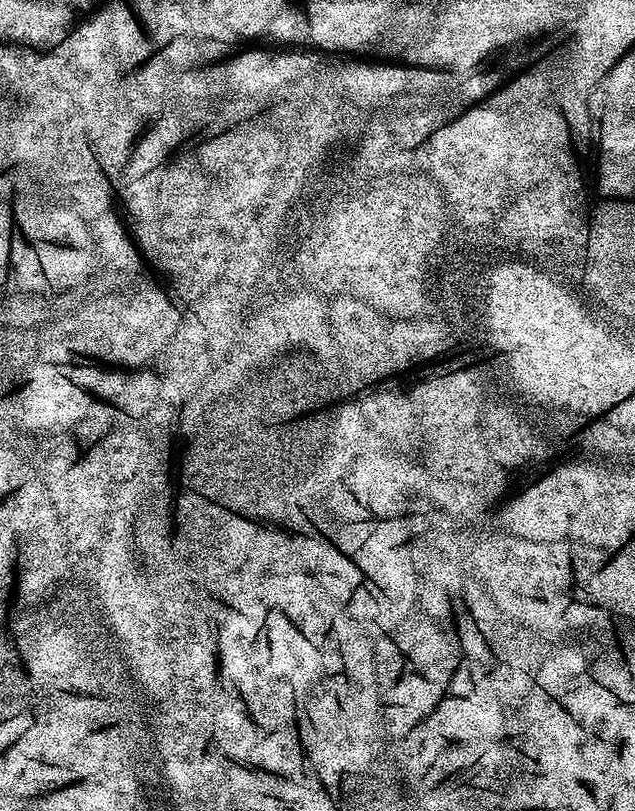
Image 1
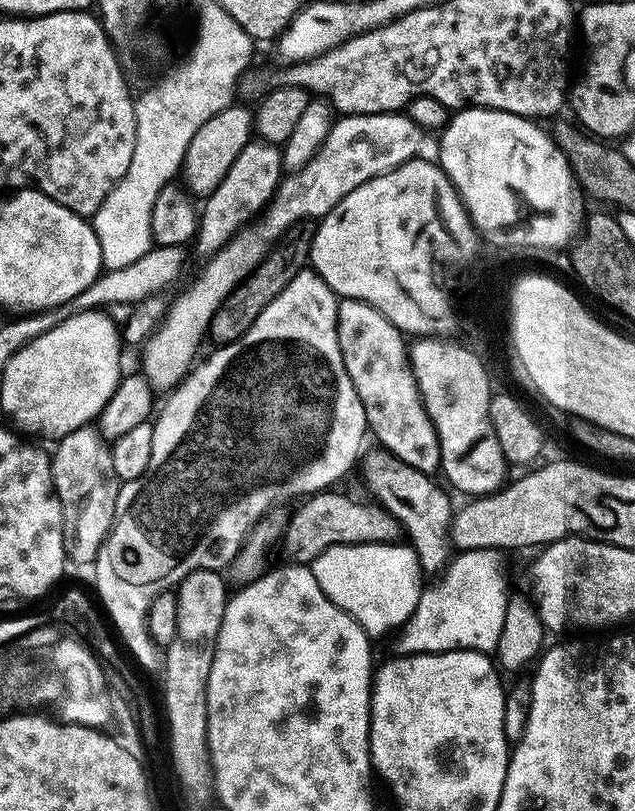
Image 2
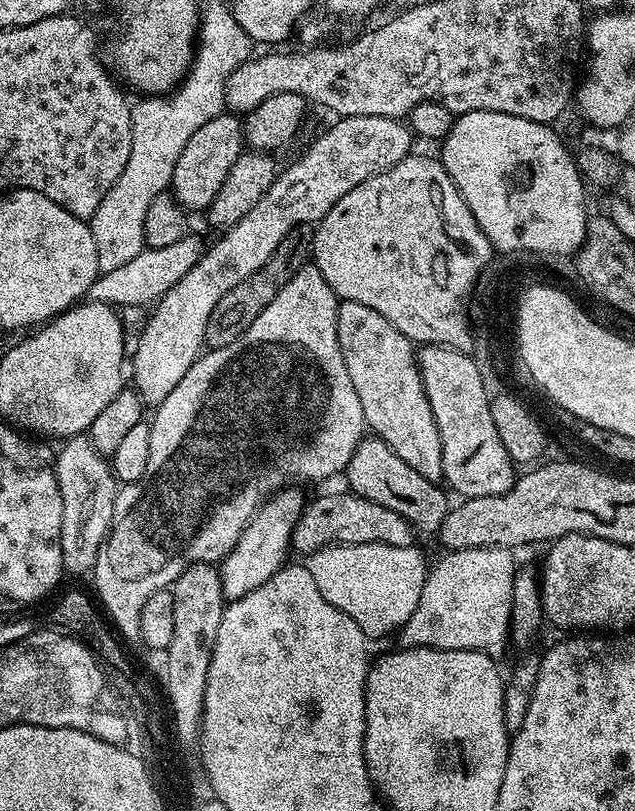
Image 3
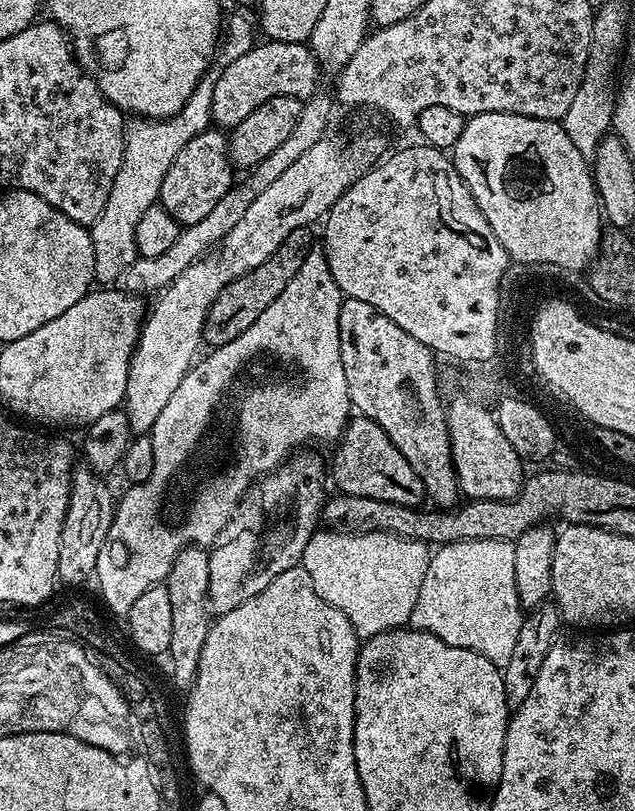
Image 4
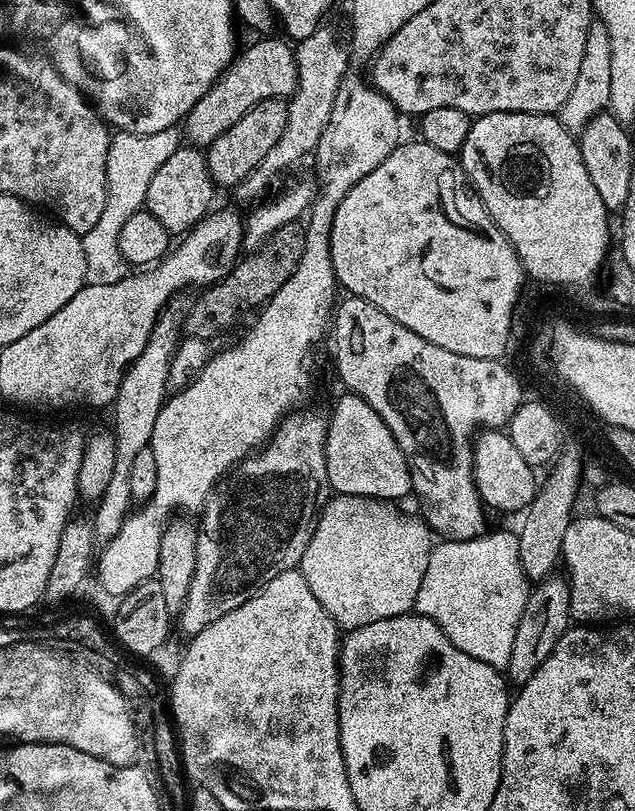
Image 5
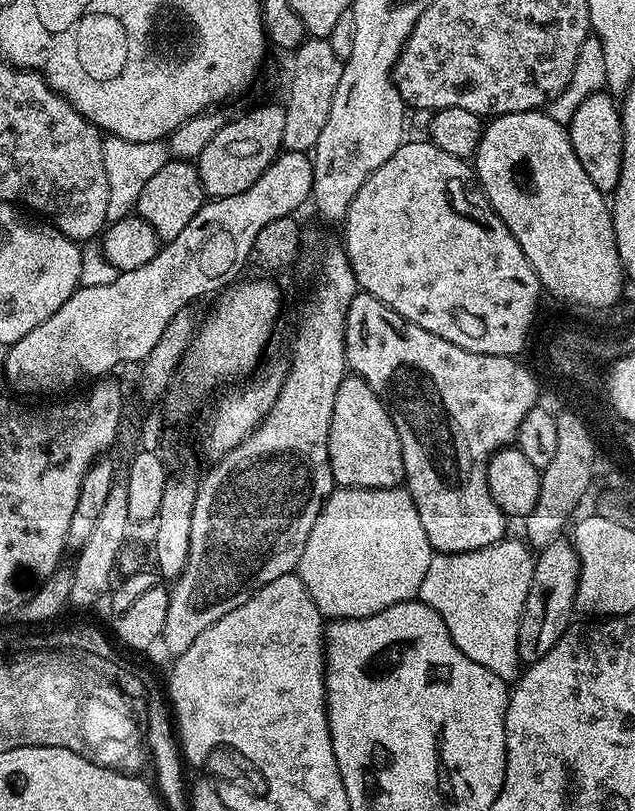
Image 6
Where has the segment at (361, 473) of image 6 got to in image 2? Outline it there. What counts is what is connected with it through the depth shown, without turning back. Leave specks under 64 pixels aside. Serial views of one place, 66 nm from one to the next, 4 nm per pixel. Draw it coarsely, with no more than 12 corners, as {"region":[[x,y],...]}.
{"region":[[390,452],[365,459],[375,499],[421,573],[453,555],[452,500]]}

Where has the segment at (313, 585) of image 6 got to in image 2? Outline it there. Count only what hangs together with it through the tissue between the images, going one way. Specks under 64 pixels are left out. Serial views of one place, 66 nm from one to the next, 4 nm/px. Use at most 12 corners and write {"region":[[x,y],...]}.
{"region":[[336,544],[318,586],[369,637],[416,609],[416,551]]}

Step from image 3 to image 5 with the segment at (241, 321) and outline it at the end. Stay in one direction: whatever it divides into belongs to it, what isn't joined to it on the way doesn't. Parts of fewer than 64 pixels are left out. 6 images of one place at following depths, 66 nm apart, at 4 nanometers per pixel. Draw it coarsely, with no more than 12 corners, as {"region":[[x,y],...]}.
{"region":[[301,221],[241,257],[185,313],[212,338],[263,307],[297,269]]}

